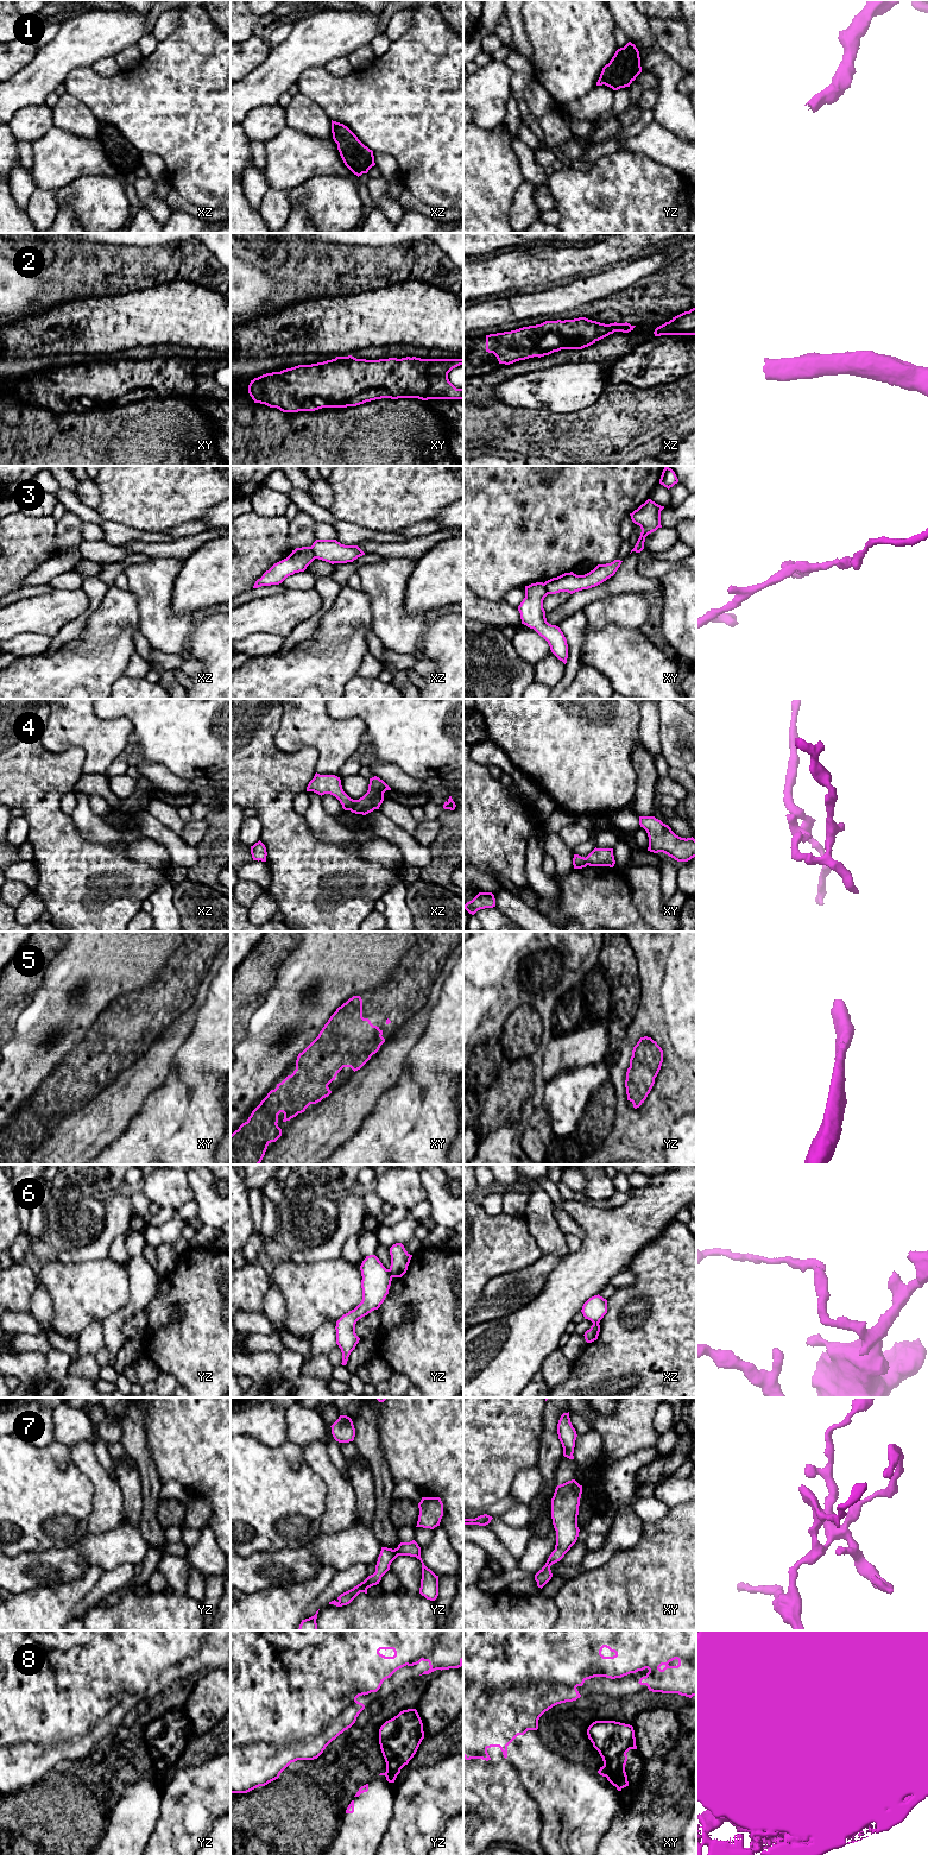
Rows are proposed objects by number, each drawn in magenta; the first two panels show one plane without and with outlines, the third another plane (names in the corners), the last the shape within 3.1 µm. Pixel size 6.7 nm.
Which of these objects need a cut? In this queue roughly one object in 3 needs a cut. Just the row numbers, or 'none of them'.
3, 6, 8

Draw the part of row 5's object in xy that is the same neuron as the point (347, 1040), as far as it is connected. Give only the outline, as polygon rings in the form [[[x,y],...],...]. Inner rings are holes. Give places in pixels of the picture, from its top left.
[[[353,996],[336,1009],[324,1024],[318,1036],[298,1054],[296,1070],[271,1090],[260,1104],[252,1111],[248,1119],[231,1135],[231,1165],[259,1165],[267,1146],[282,1136],[278,1127],[278,1115],[284,1113],[283,1122],[290,1121],[305,1111],[310,1104],[316,1104],[328,1097],[332,1091],[328,1085],[335,1080],[343,1067],[354,1072],[360,1070],[385,1042],[383,1030],[362,1017],[362,999]]]

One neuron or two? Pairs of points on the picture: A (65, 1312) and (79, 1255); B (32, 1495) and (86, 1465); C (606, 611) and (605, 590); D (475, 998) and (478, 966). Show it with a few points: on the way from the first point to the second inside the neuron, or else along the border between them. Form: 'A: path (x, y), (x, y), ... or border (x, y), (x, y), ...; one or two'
A: border (105, 1257), (76, 1262), (57, 1260); two
B: border (68, 1447), (71, 1461), (88, 1478), (94, 1494); two
C: border (632, 592), (612, 593), (597, 598), (582, 610); two
D: border (493, 984), (475, 986); two

